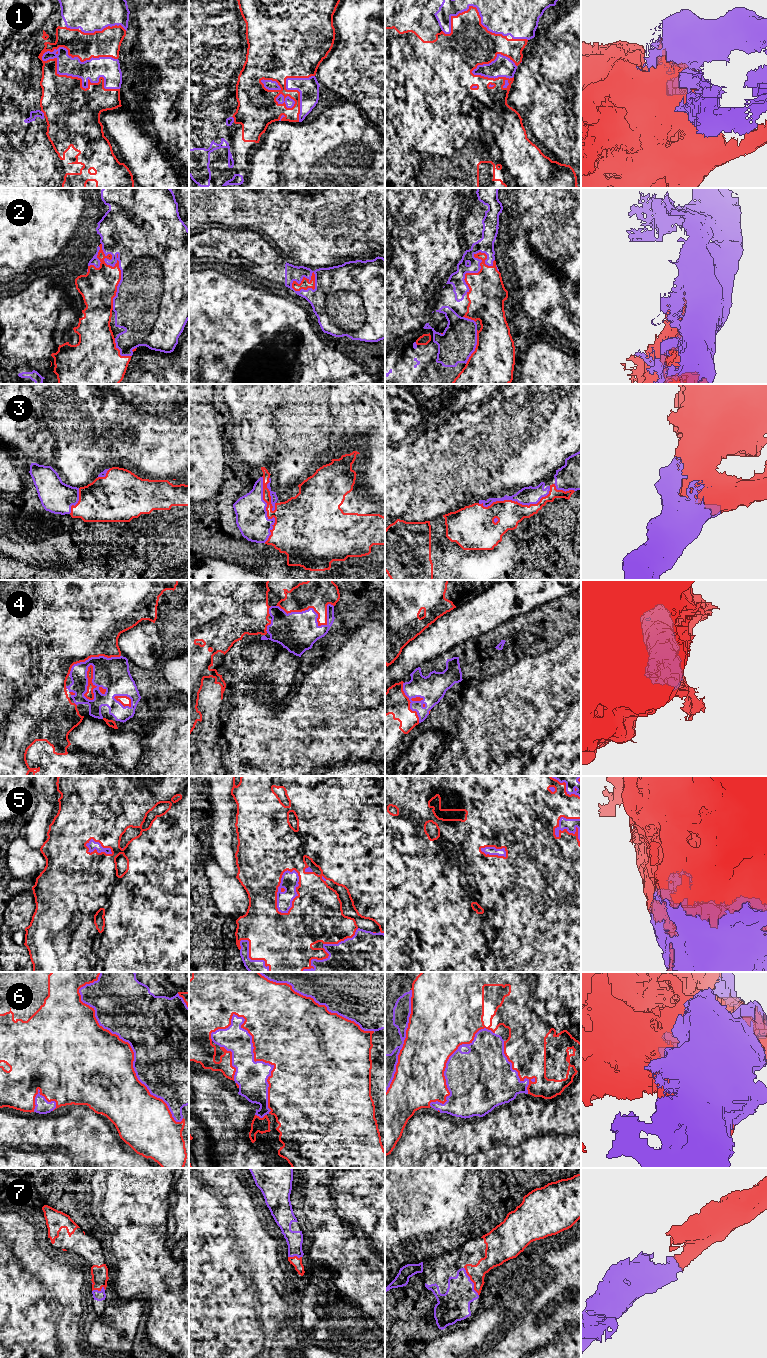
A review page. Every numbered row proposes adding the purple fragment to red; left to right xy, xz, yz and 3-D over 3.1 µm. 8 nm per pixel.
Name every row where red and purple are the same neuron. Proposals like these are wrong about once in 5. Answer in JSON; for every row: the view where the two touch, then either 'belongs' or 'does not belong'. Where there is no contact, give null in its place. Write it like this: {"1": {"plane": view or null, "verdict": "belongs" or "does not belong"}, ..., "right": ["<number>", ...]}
{"1": {"plane": "xy", "verdict": "belongs"}, "2": {"plane": "xy", "verdict": "belongs"}, "3": {"plane": "yz", "verdict": "belongs"}, "4": {"plane": "xy", "verdict": "does not belong"}, "5": {"plane": "xz", "verdict": "belongs"}, "6": {"plane": "xy", "verdict": "belongs"}, "7": {"plane": "yz", "verdict": "belongs"}, "right": ["1", "2", "3", "5", "6", "7"]}

